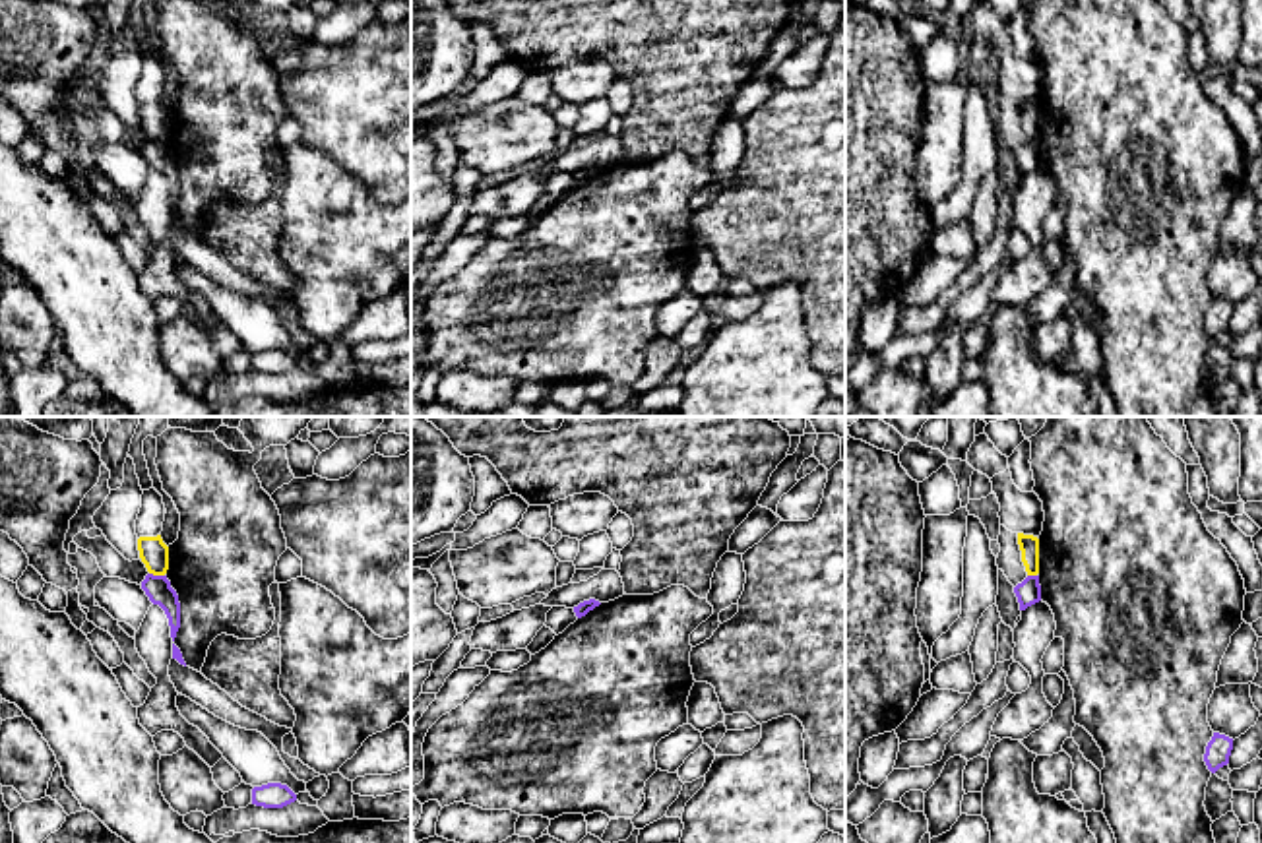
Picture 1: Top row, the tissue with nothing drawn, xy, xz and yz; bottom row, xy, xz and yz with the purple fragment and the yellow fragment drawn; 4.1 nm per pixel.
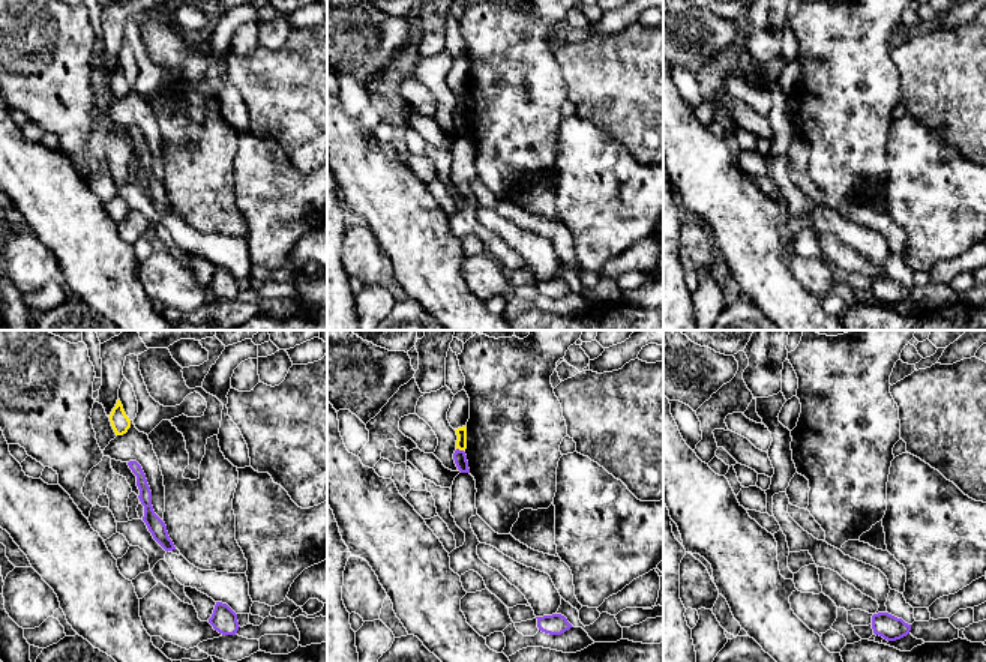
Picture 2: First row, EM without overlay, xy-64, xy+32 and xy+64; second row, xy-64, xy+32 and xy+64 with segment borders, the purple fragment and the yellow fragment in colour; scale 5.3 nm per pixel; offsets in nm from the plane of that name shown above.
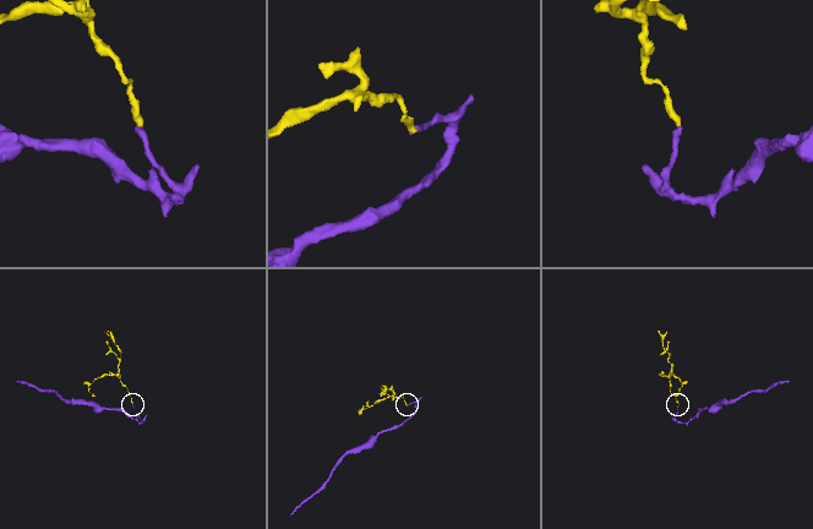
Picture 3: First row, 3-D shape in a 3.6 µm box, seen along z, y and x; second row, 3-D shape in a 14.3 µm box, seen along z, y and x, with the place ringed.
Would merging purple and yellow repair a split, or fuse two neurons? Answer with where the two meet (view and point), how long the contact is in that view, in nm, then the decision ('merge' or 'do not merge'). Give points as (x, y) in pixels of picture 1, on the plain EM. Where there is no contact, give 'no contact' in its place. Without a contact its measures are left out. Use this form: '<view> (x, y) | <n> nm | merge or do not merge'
xy (157, 142) | 70 nm | do not merge

